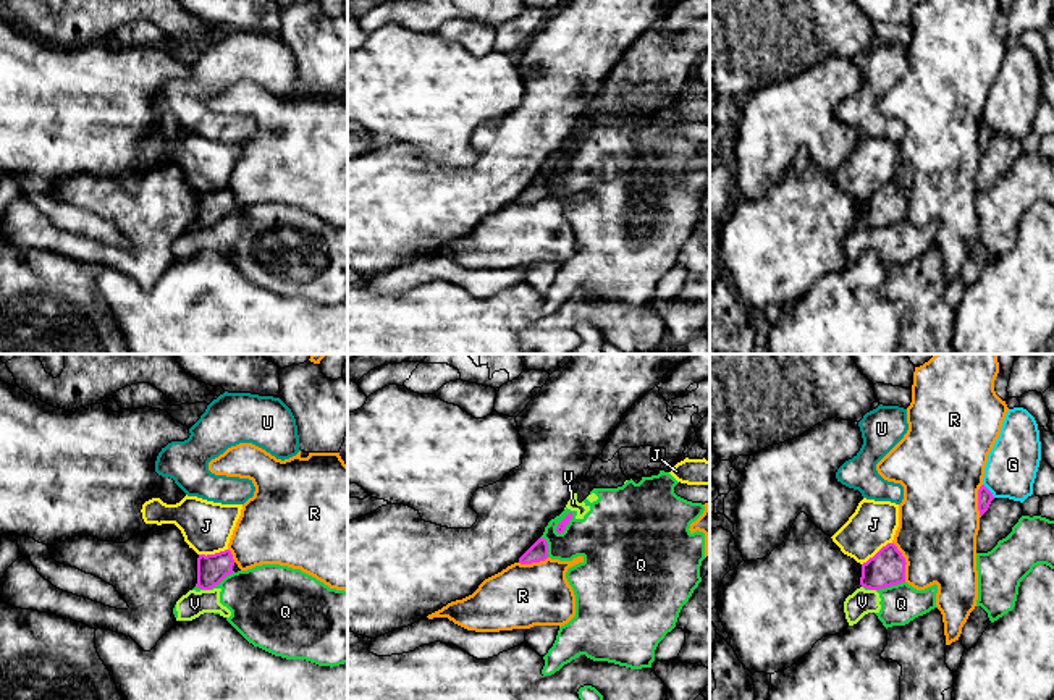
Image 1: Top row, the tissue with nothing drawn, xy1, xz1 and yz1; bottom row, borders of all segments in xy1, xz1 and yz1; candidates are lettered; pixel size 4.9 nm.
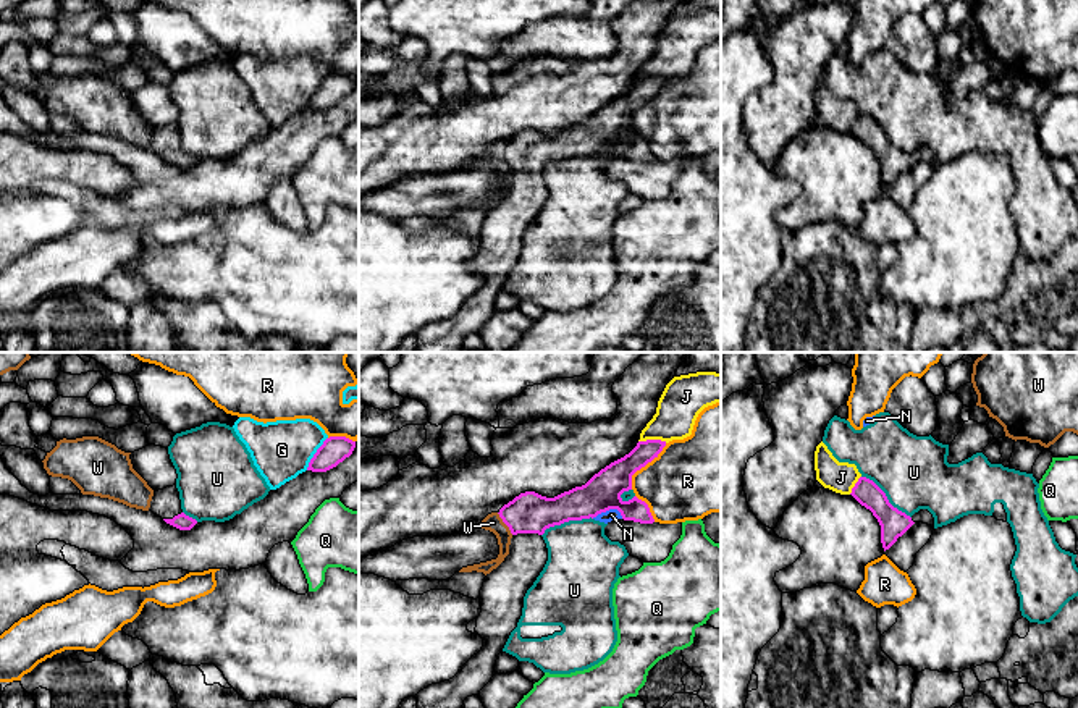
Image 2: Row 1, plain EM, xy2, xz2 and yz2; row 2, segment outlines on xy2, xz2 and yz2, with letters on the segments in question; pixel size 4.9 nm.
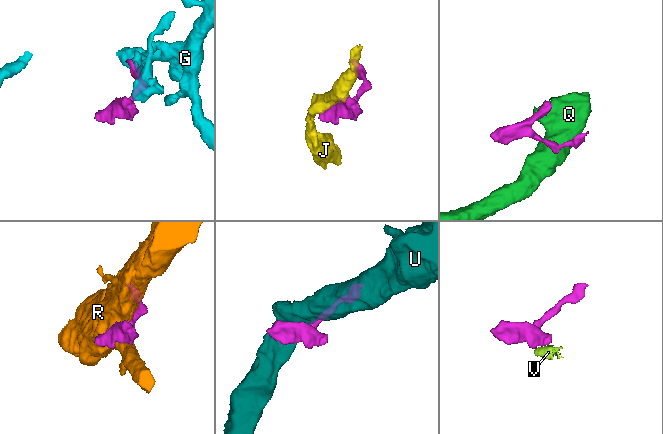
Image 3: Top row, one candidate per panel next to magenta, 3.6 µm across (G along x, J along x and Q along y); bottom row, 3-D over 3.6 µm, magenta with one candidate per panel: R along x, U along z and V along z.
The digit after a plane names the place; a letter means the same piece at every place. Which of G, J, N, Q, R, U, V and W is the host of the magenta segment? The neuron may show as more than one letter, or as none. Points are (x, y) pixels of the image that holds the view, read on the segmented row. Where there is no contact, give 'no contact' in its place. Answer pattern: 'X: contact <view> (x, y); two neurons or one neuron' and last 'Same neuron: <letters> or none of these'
G: contact xy2 (315, 453); two neurons
J: contact yz1 (878, 552); two neurons
N: contact xz2 (606, 509); two neurons
Q: contact xz1 (568, 522); two neurons
R: contact xz2 (644, 466); two neurons
U: contact yz2 (886, 497); two neurons
V: contact xy1 (206, 589); two neurons
W: contact xz2 (505, 522); two neurons
Same neuron: none of these

